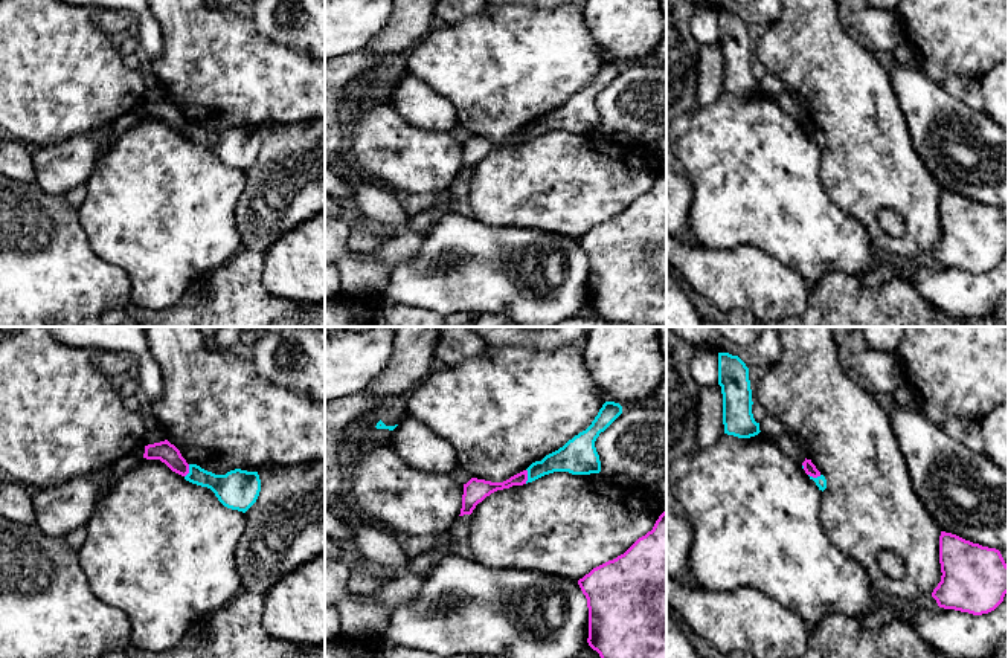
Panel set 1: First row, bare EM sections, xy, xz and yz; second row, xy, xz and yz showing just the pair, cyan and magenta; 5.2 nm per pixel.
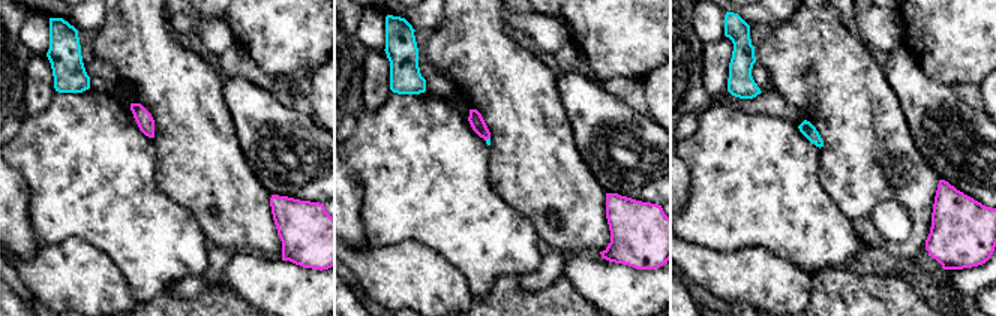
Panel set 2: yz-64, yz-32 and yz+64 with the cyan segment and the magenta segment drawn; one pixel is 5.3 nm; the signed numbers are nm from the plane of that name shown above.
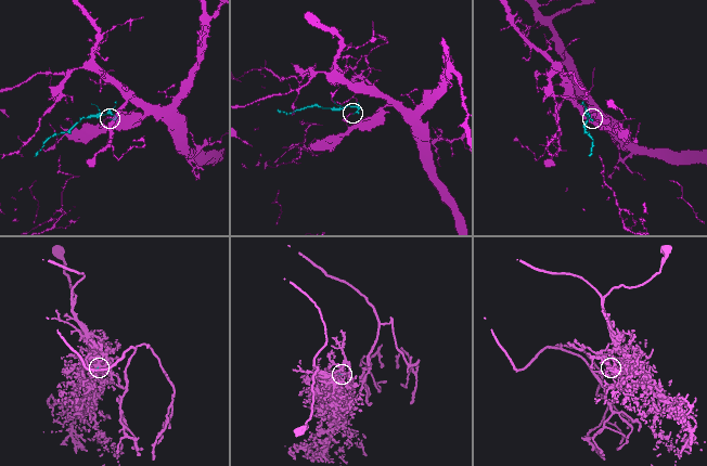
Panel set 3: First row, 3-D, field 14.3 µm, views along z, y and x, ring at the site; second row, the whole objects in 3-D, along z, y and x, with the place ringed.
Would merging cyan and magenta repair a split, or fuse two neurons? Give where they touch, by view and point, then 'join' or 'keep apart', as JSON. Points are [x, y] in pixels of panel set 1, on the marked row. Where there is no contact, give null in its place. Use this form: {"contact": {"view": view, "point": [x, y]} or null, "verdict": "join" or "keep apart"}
{"contact": {"view": "xz", "point": [528, 477]}, "verdict": "keep apart"}

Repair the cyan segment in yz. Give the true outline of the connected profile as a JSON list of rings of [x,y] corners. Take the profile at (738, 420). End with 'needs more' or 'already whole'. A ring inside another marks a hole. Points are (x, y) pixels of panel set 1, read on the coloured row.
[[[718,353],[718,385],[723,394],[724,434],[738,438],[758,435],[761,431],[752,414],[749,368],[738,356]]]; already whole

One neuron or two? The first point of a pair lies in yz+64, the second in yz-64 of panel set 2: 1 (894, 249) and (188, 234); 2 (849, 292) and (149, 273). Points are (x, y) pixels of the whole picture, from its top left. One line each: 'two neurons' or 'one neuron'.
1: two neurons
2: two neurons

